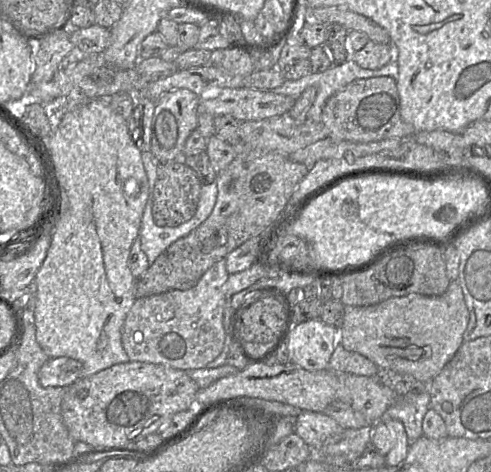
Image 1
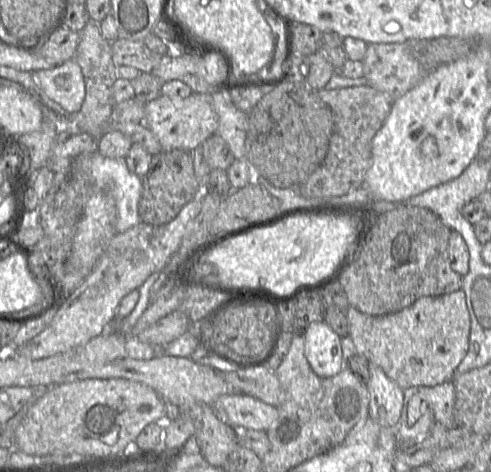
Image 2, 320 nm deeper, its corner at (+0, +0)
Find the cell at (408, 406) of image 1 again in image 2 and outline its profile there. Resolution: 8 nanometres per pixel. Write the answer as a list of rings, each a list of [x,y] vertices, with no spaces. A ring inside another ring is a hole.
[[[447,381],[434,387],[414,386],[404,389],[403,406],[413,394],[418,394],[433,412],[434,422],[441,423],[447,430],[457,427],[453,409],[455,403],[455,388],[452,381]]]

